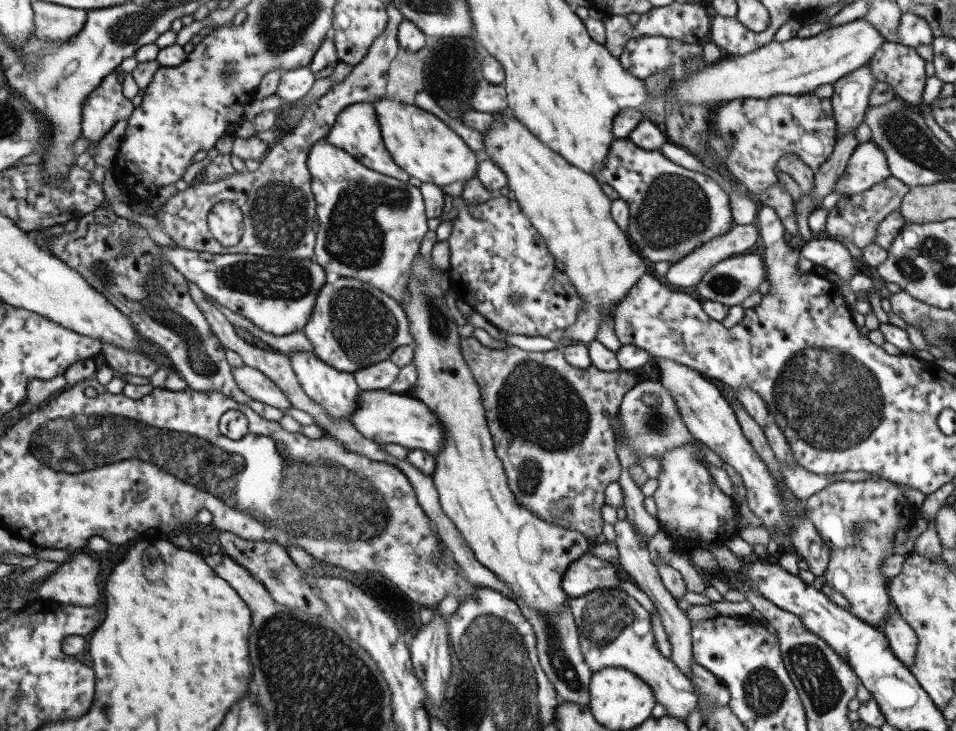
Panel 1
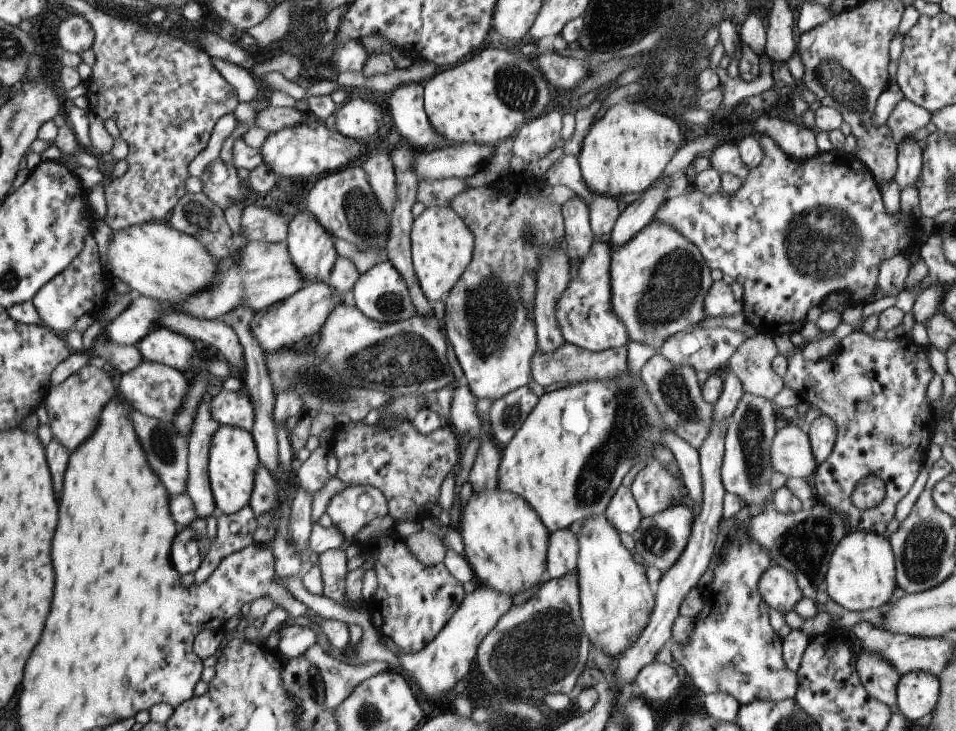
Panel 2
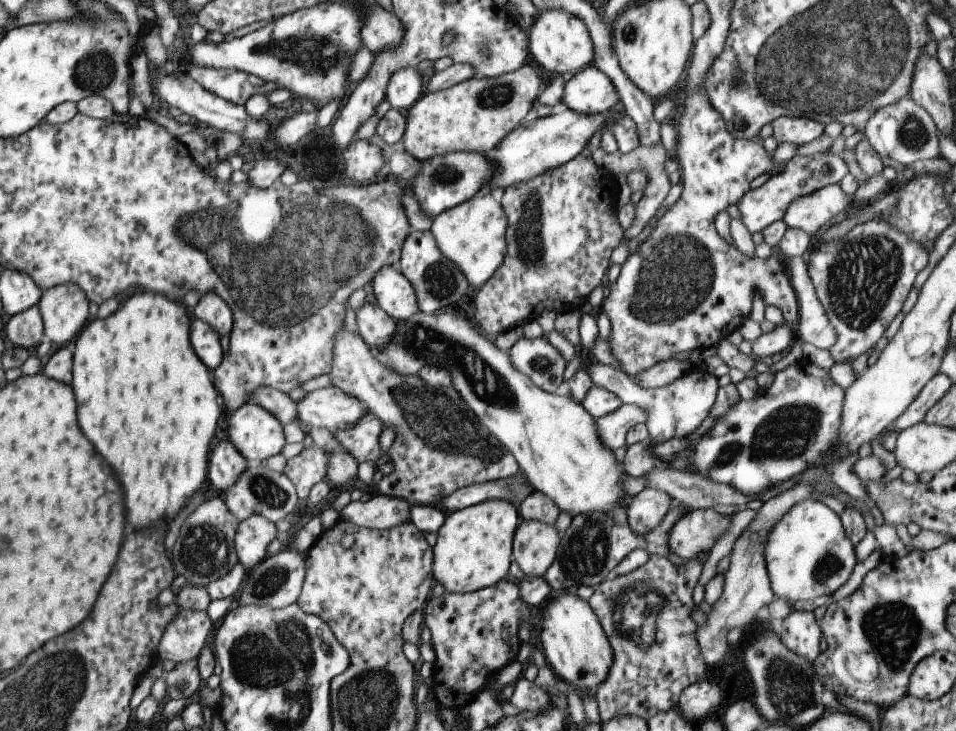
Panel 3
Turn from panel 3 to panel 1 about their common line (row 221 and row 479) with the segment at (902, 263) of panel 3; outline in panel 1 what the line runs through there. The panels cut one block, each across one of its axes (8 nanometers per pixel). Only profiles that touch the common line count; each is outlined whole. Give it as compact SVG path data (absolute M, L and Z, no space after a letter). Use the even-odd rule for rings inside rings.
M871 473L868 474L868 479L864 481L844 480L830 483L826 488L822 488L816 494L809 496L804 503L808 518L831 552L824 575L825 580L834 592L842 594L848 601L849 612L855 618L862 620L880 632L880 628L885 624L893 609L887 592L888 580L881 574L881 565L888 556L892 556L891 549L895 543L896 533L900 530L907 531L914 526L916 520L915 507L912 504L911 507L908 506L908 499L896 483Z

